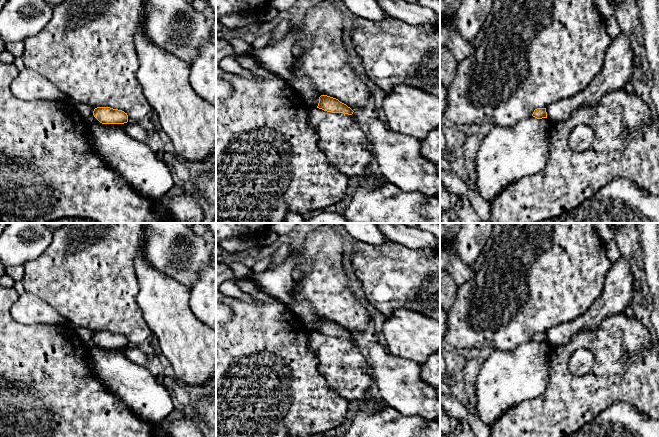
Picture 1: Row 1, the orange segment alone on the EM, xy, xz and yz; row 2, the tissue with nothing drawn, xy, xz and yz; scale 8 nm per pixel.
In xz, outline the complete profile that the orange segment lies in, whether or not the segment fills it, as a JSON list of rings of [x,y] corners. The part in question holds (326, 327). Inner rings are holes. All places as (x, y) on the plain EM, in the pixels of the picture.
[[[321,319],[319,321],[319,327],[317,332],[322,333],[327,336],[332,337],[344,337],[348,339],[353,338],[353,334],[348,331],[346,328],[340,326],[338,323],[327,320],[327,319]]]

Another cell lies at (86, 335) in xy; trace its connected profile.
[[[71,327],[87,348],[101,348],[93,339],[95,331],[85,327]]]

